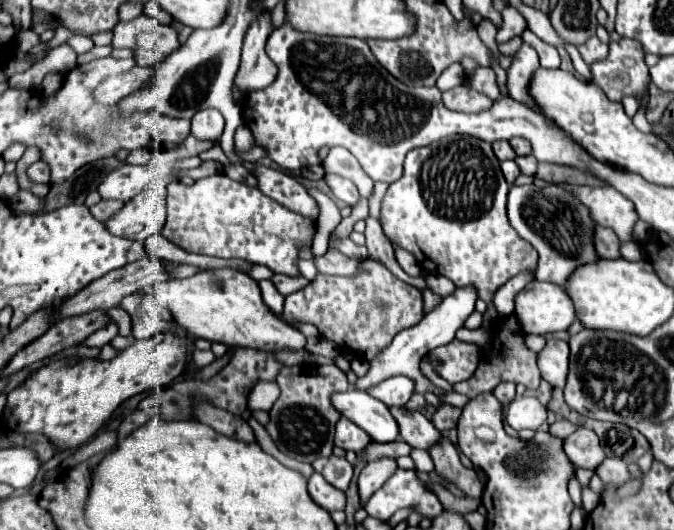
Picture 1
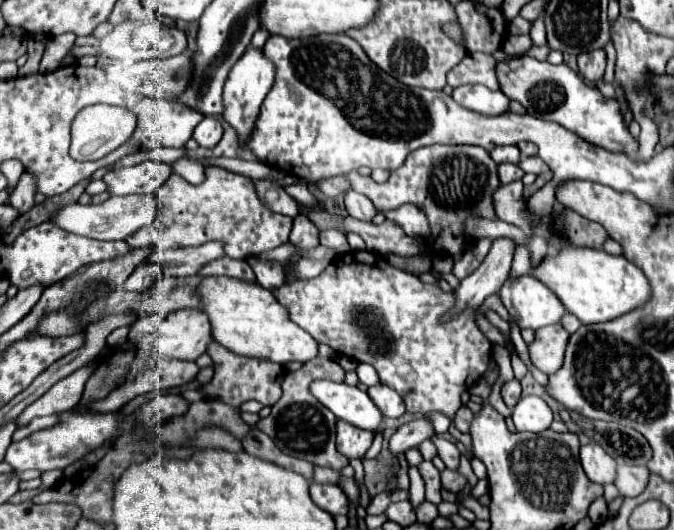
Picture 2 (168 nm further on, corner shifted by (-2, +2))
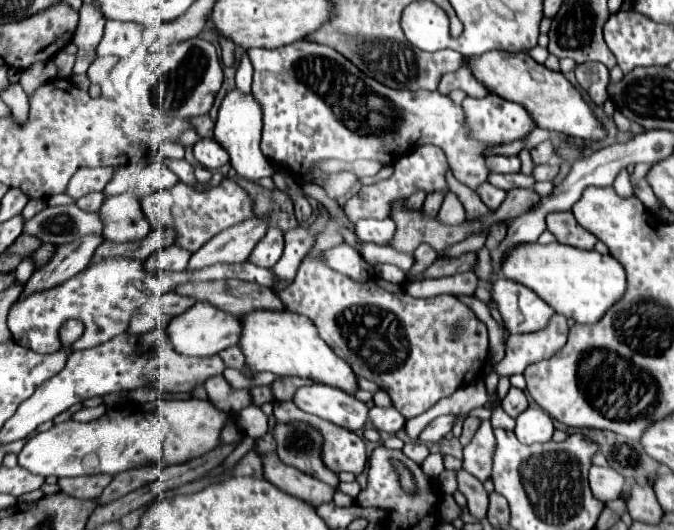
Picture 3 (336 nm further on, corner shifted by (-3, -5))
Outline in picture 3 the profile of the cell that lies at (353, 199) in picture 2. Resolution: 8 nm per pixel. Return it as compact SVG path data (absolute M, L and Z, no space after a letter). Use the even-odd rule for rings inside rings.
M391 217L387 219L365 219L365 221L359 221L355 225L355 235L365 241L365 243L375 243L375 245L391 245L393 241L393 235L395 235L395 221Z

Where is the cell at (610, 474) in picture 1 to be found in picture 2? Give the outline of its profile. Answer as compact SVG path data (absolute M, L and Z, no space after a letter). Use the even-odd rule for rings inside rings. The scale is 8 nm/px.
M618 466L618 474L614 486L622 496L636 496L648 484L648 468L646 466Z

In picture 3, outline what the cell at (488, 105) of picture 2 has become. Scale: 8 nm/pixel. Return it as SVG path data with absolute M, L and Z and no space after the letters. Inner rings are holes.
M489 93L483 99L465 97L461 107L465 113L465 125L469 129L469 137L475 141L481 141L485 145L507 145L507 143L525 139L535 129L535 121L521 105L505 101L505 99L497 97L495 93Z

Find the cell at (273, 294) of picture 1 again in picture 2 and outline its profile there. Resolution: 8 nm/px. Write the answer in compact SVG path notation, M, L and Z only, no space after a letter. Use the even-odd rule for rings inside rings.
M248 258L248 262L256 274L256 280L266 290L276 290L286 284L284 266L280 262L262 262L262 260L254 260L254 258Z

